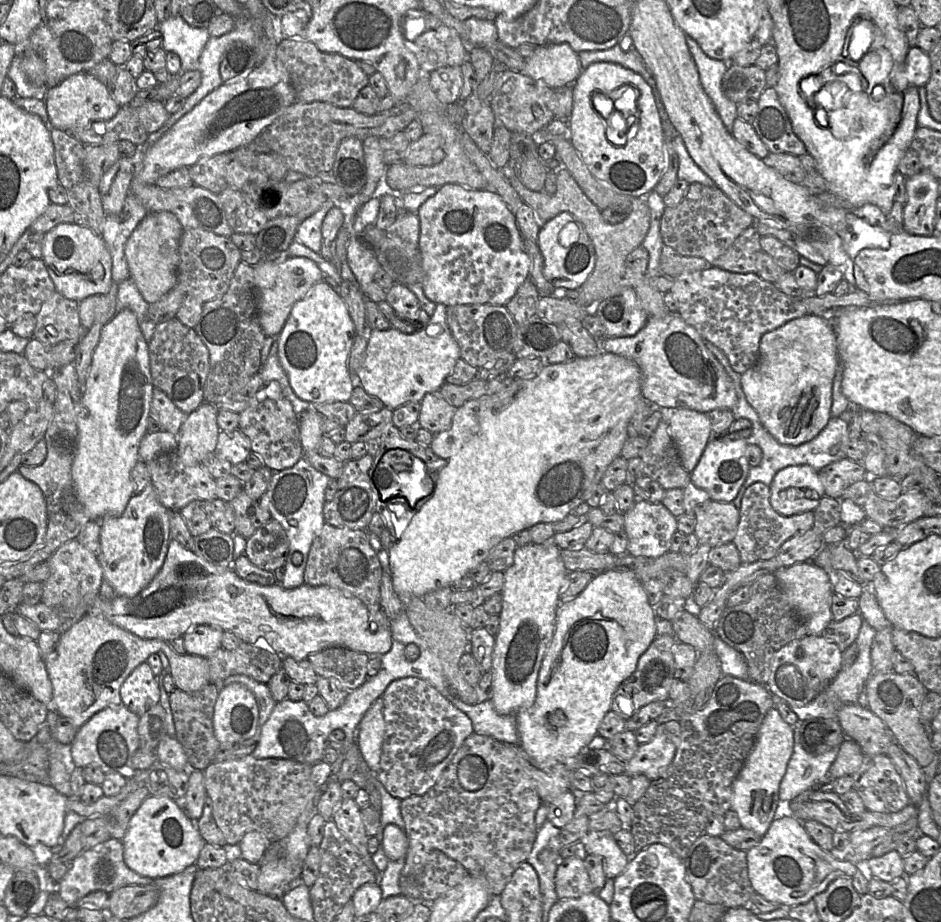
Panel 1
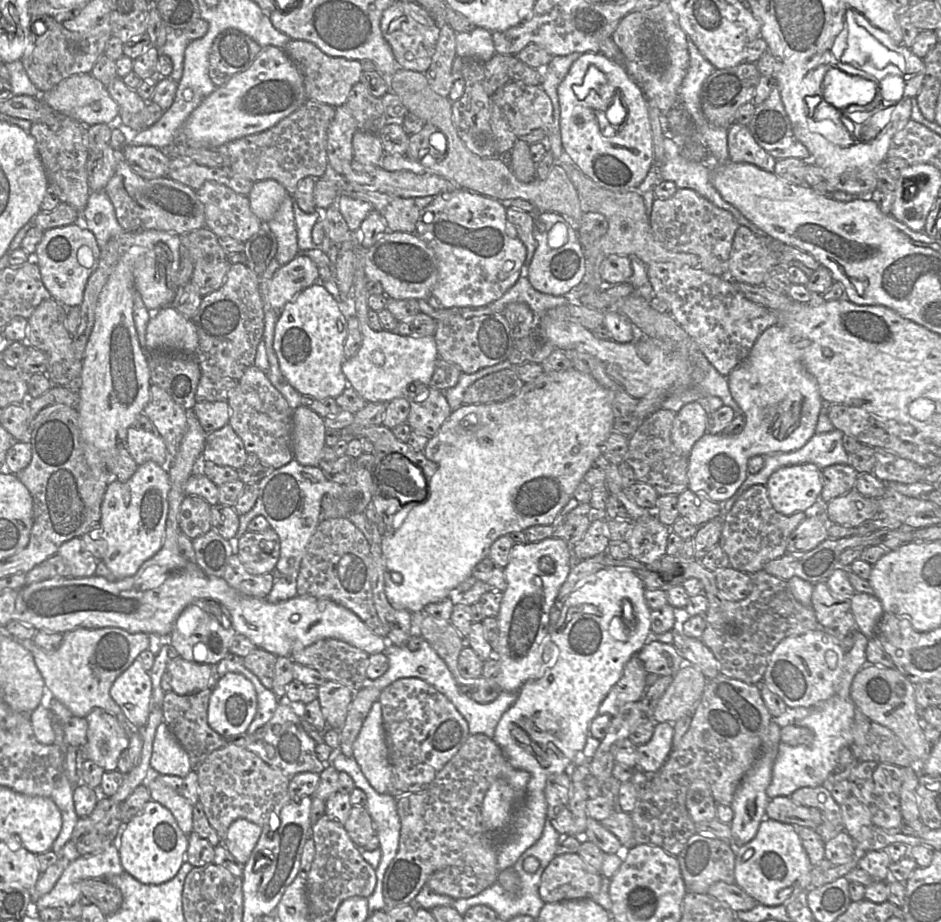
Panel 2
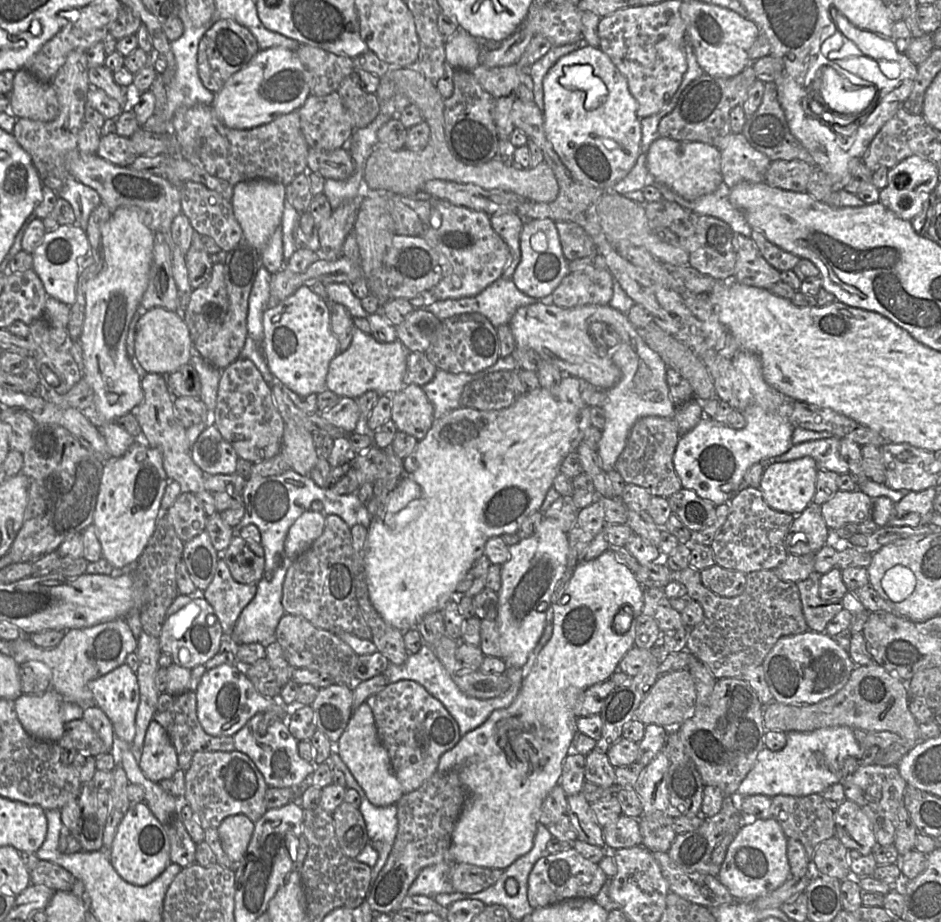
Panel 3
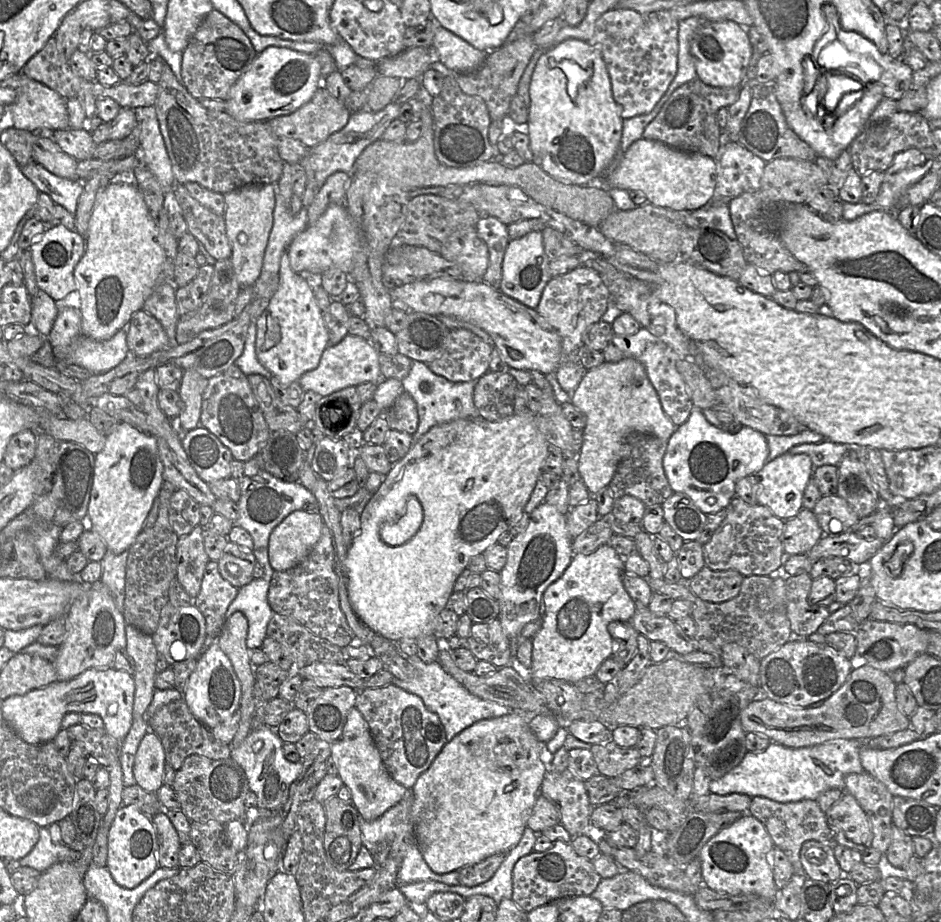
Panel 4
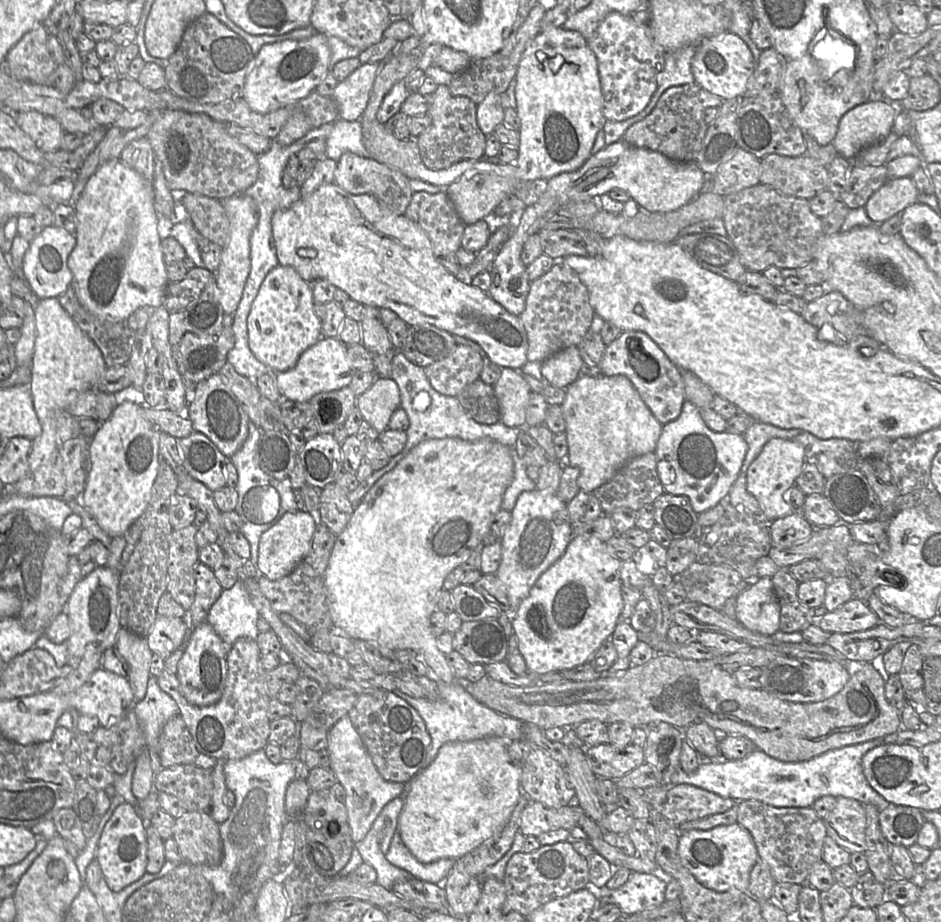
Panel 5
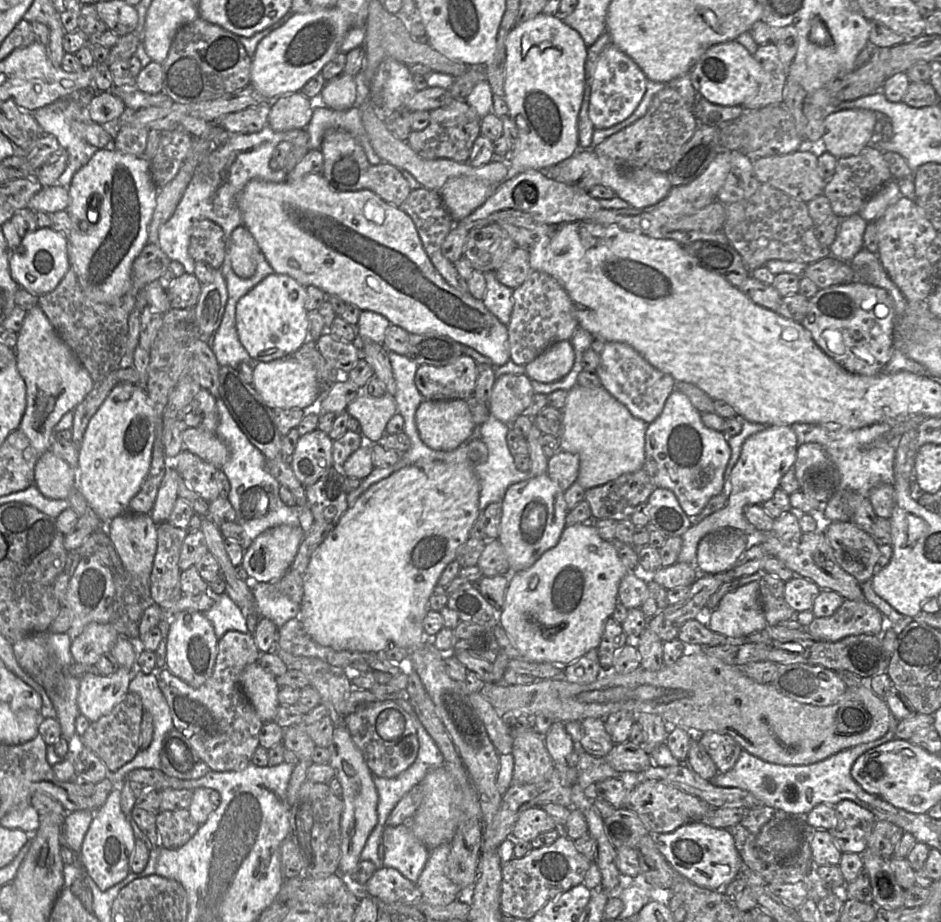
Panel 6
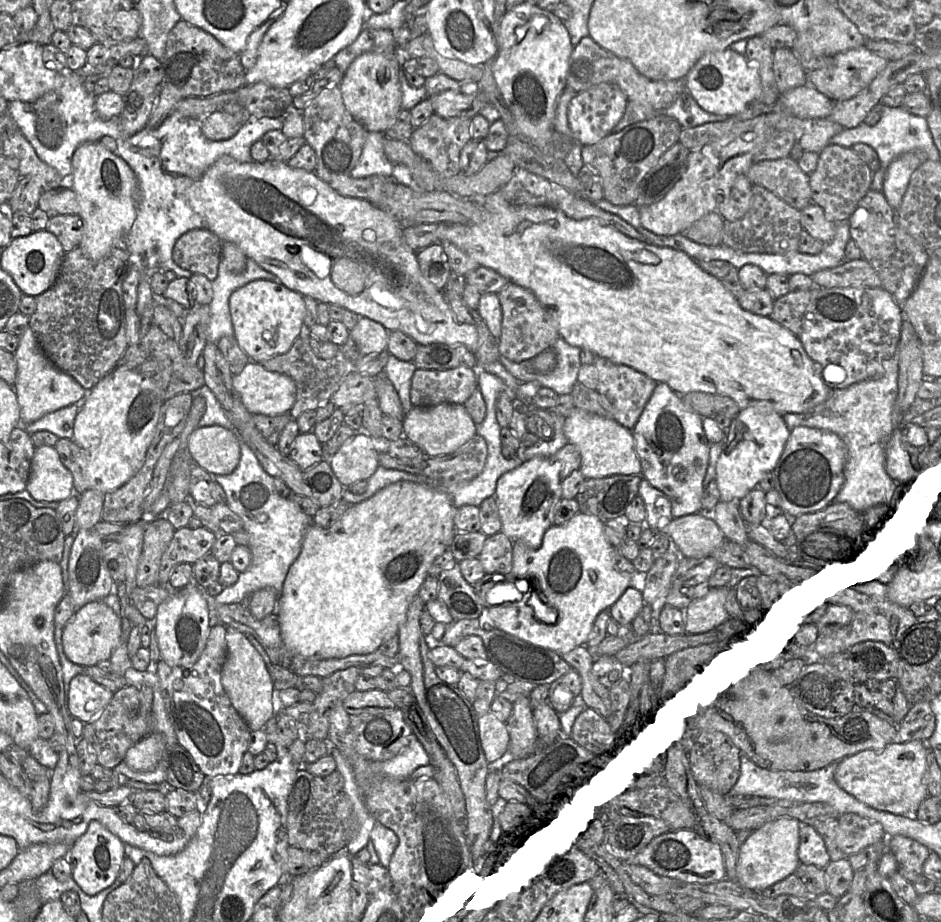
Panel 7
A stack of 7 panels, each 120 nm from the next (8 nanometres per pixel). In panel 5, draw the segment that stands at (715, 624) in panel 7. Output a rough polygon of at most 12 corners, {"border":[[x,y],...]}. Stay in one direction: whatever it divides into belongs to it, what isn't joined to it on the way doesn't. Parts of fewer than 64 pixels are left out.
{"border":[[770,577],[737,594],[735,620],[764,636],[779,630]]}

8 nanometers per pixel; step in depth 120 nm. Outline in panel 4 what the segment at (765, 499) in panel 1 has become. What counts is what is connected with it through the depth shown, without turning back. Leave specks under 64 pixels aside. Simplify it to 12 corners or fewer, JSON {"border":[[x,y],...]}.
{"border":[[735,496],[704,565],[775,575],[785,521]]}

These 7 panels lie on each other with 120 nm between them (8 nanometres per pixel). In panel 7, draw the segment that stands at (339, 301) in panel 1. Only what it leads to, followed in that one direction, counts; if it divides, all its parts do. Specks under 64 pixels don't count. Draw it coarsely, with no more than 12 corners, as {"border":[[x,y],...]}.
{"border":[[259,279],[229,298],[251,361],[286,353],[304,332],[304,296]]}

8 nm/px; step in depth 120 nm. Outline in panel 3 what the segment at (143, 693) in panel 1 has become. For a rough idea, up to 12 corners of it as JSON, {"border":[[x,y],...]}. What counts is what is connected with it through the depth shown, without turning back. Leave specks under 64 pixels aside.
{"border":[[123,663],[90,681],[93,705],[114,735],[131,744],[140,700]]}

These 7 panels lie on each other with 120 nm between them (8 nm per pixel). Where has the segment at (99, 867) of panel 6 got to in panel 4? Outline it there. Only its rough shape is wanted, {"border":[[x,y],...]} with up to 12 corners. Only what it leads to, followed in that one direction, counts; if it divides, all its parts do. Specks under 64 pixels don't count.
{"border":[[123,805],[110,826],[106,867],[121,887],[158,868],[151,818]]}

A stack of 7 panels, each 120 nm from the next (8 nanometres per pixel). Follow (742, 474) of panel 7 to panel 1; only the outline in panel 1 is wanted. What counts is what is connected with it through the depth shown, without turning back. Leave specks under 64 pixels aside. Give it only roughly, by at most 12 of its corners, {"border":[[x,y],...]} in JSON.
{"border":[[809,465],[779,470],[768,487],[783,516],[814,511],[825,495]]}

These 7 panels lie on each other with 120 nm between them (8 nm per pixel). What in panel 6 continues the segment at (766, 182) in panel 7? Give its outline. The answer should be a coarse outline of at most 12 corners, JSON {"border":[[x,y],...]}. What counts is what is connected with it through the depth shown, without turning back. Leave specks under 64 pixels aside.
{"border":[[817,154],[755,159],[761,184],[806,204],[822,195]]}

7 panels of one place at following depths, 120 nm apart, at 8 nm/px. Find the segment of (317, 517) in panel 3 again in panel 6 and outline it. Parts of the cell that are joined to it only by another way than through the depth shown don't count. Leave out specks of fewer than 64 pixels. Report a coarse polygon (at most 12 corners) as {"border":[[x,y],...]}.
{"border":[[300,526],[269,528],[241,565],[258,582],[276,582],[292,565]]}

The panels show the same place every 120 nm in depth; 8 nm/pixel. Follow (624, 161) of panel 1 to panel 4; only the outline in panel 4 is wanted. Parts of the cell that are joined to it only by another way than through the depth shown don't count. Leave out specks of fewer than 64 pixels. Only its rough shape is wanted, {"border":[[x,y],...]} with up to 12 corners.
{"border":[[578,39],[536,64],[532,162],[606,186],[624,119],[600,51]]}

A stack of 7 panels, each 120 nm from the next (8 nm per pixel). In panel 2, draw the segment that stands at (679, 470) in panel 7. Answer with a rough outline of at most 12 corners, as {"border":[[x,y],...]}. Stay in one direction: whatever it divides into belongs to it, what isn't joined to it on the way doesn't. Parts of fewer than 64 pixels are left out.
{"border":[[790,329],[760,334],[730,372],[734,436],[705,433],[687,488],[719,504],[751,457],[816,433],[825,405]]}

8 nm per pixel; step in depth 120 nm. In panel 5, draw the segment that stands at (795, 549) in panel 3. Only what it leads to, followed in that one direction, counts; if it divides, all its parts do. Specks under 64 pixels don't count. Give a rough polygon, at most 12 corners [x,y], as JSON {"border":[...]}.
{"border":[[801,511],[770,521],[772,547],[786,549],[810,538]]}

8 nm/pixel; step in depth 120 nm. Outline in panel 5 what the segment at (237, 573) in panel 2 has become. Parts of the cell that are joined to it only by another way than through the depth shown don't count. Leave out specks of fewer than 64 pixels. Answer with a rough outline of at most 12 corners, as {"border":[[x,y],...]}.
{"border":[[194,567],[191,626],[207,622],[223,588],[214,570]]}

